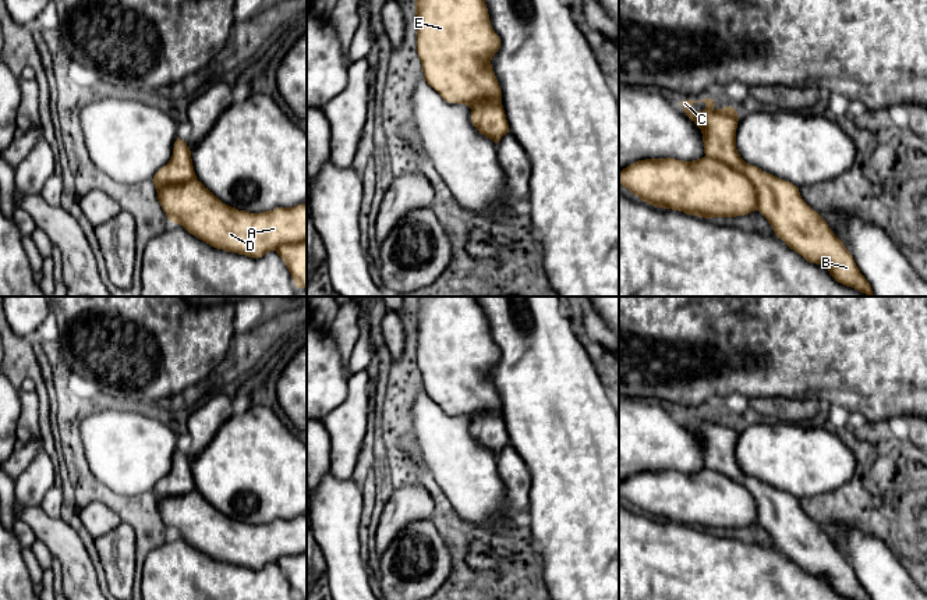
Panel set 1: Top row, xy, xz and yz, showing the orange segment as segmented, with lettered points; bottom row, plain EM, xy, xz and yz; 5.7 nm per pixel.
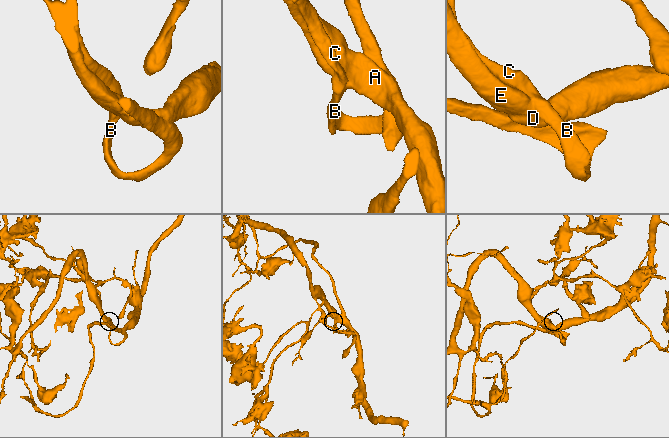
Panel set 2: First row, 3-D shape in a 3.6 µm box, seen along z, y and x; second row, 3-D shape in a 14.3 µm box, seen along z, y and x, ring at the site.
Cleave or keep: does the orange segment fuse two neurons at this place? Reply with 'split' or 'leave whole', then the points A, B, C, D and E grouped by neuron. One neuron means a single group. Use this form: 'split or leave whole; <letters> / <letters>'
split; A C D E / B

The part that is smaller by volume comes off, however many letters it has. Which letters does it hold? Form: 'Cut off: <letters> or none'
Cut off: B

